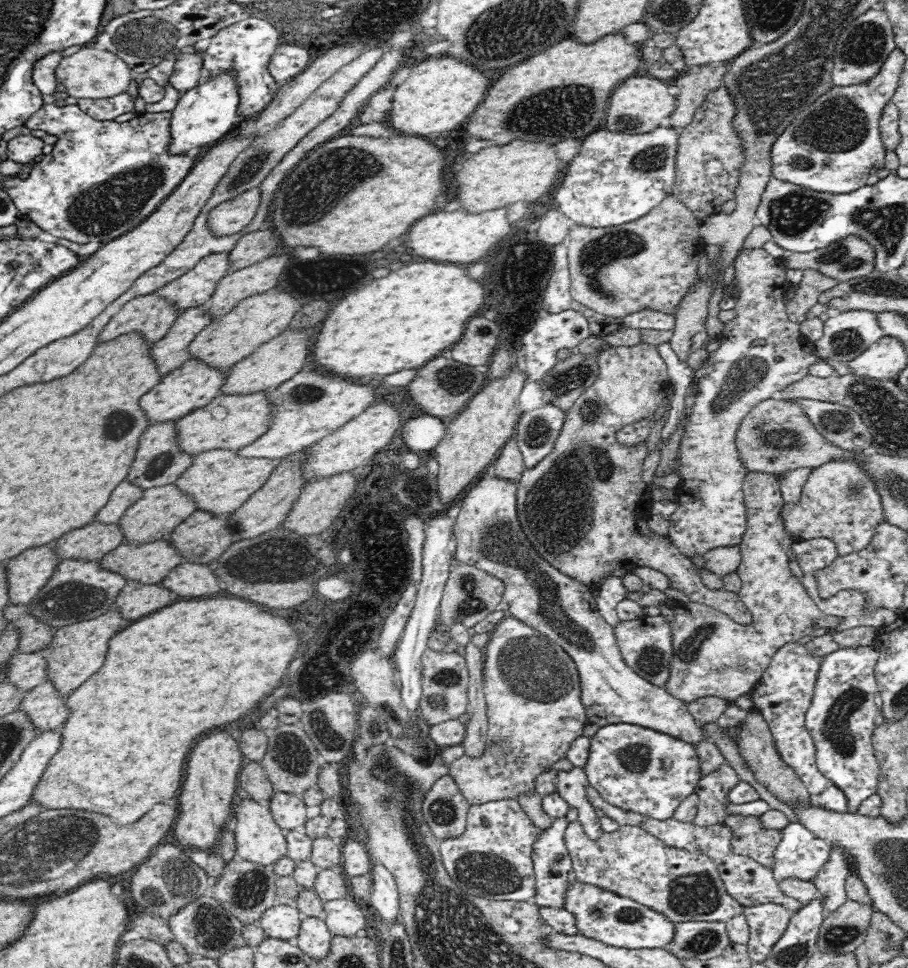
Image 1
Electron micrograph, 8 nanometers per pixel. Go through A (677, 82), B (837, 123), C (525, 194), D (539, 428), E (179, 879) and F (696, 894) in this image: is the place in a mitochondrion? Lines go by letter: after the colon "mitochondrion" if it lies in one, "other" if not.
A: other
B: mitochondrion
C: other
D: mitochondrion
E: mitochondrion
F: mitochondrion

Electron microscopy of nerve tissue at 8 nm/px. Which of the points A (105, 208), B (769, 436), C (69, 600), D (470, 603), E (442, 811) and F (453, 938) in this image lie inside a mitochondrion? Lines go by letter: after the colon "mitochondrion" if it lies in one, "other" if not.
A: mitochondrion
B: mitochondrion
C: mitochondrion
D: mitochondrion
E: mitochondrion
F: mitochondrion

